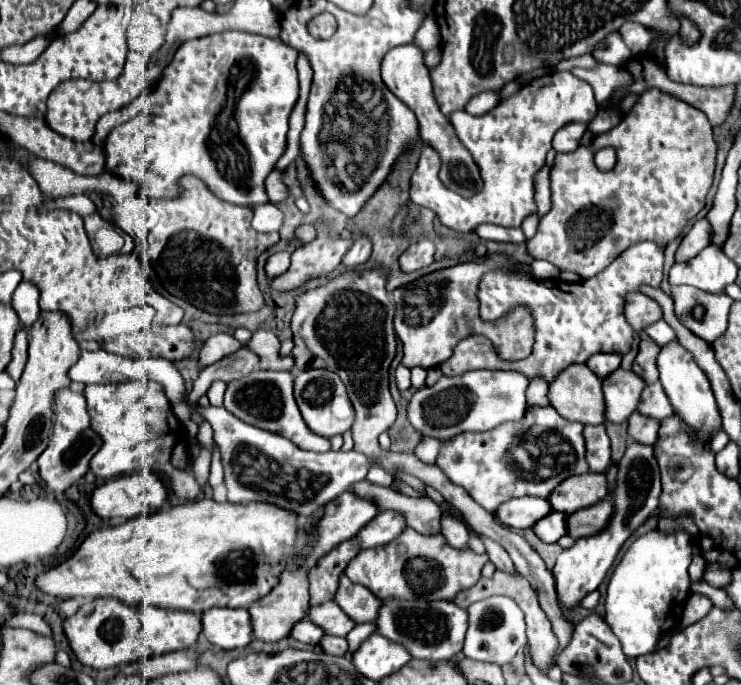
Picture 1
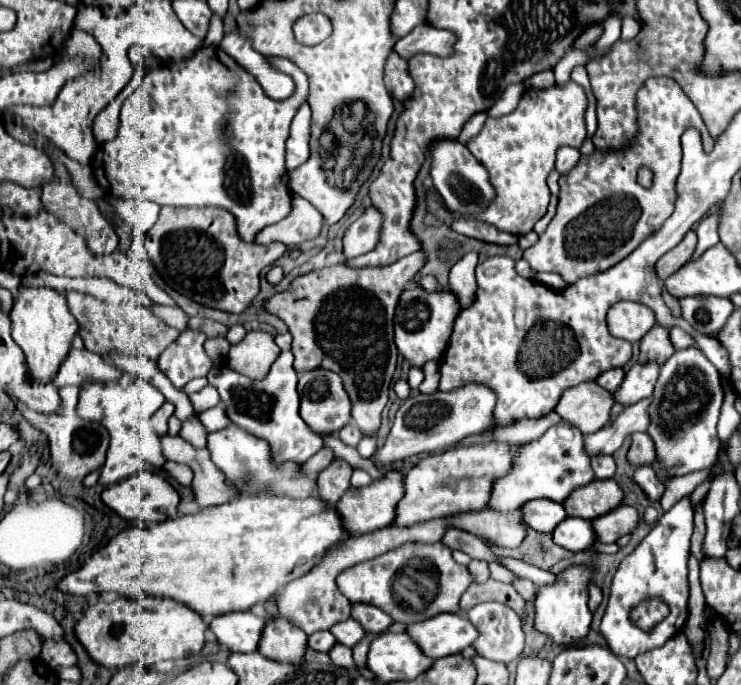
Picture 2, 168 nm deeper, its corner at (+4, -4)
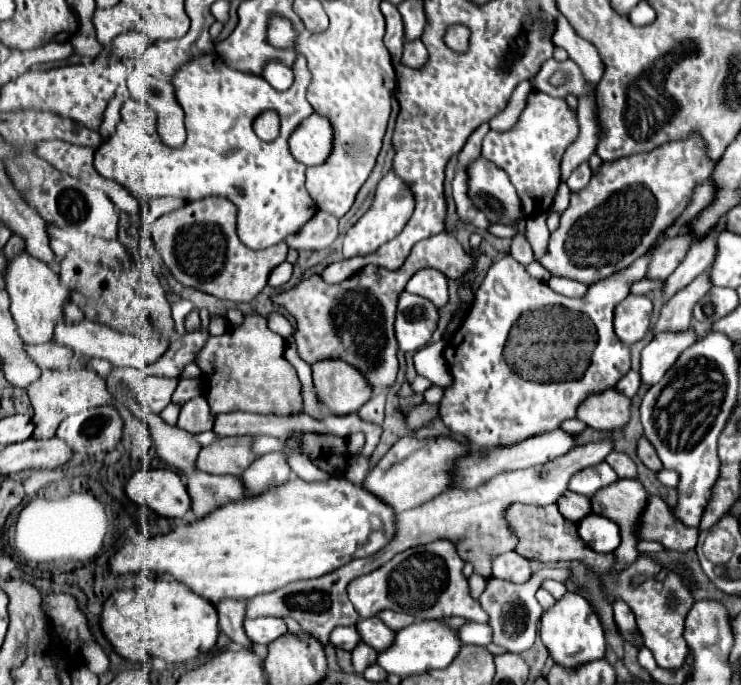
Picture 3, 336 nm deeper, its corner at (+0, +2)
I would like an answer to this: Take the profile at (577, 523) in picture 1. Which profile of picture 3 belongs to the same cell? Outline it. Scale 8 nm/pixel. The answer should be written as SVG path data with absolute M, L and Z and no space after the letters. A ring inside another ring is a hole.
M651 496L649 504L641 516L639 536L643 540L661 542L667 550L687 552L697 546L699 530L689 528L673 516L673 510L659 496Z

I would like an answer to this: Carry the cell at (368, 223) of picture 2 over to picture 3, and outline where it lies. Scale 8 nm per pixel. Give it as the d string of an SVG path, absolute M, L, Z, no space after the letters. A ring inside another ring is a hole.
M387 172L383 176L383 180L379 182L377 190L375 190L373 206L347 232L347 236L343 240L343 258L355 258L355 256L373 254L379 246L383 246L385 242L393 240L405 228L407 220L411 218L413 208L415 208L415 198L413 198L411 190L407 188L407 184L401 178L397 178L393 172Z

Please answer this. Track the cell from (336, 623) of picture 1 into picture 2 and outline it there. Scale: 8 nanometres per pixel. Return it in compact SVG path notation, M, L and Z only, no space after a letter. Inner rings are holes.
M349 618L347 622L337 622L331 630L331 634L337 638L337 642L345 644L345 646L355 646L355 642L359 642L365 636L365 630L359 626L357 620Z

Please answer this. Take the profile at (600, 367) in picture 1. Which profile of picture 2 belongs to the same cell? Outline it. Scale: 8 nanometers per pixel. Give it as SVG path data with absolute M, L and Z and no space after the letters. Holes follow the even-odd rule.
M617 368L617 370L607 370L605 374L599 374L599 378L597 378L595 382L599 382L599 386L603 386L605 390L615 392L615 390L617 390L617 386L623 382L623 376L625 376L623 368Z

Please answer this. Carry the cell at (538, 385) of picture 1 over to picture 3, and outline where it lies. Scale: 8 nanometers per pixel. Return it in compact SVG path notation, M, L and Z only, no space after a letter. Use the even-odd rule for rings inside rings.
M573 418L563 421L560 428L569 434L577 434L583 432L587 426L579 419Z

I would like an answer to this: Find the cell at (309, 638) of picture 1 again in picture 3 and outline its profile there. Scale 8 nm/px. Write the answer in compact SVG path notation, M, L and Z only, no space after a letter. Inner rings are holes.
M355 626L335 628L331 632L331 642L333 642L333 646L337 646L341 650L351 650L351 648L355 648L355 644L361 642L361 636L359 636L359 632L357 632Z

